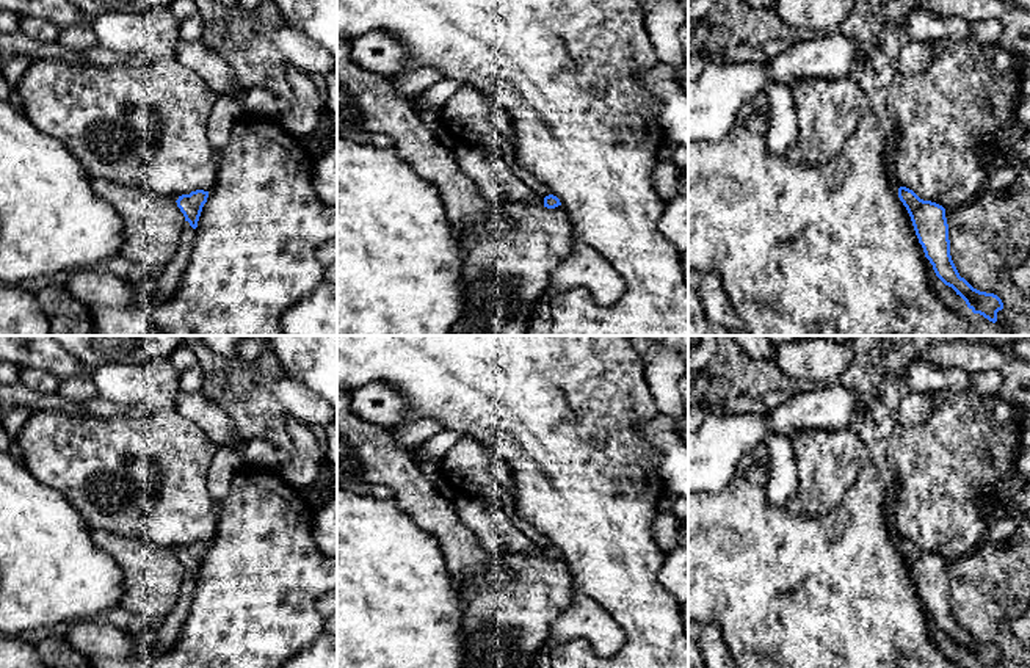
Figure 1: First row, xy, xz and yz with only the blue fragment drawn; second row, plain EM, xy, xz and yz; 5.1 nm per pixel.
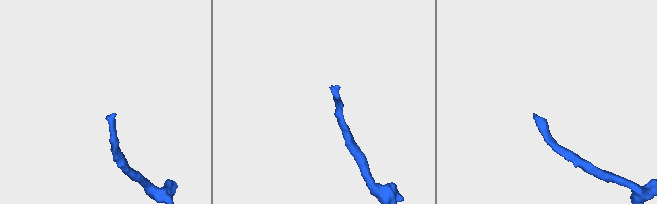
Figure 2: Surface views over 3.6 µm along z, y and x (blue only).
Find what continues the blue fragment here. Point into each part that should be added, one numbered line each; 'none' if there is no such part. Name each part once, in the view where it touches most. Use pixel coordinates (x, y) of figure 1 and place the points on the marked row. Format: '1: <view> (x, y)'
none

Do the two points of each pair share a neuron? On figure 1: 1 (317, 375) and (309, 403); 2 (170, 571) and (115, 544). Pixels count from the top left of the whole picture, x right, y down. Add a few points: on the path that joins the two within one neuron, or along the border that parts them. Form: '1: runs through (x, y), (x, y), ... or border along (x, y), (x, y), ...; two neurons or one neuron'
1: border along (286, 375), (308, 386), (320, 397); two neurons
2: runs through (155, 571), (151, 571), (129, 552); one neuron

